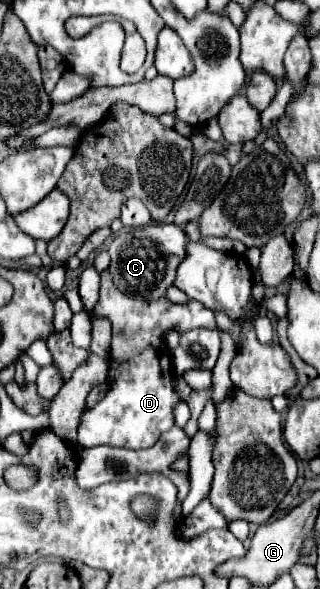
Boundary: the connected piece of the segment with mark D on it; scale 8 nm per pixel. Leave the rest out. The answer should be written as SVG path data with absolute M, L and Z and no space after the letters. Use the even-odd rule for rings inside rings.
M108 270L100 272L100 300L92 310L94 316L108 318L112 322L112 342L110 342L110 368L108 368L108 392L106 396L80 418L78 426L78 446L120 446L120 448L148 448L164 432L174 426L174 406L180 396L174 390L172 358L164 342L164 334L176 330L183 334L195 328L218 330L214 312L196 300L186 304L172 304L168 298L158 298L154 302L134 300L120 292ZM128 328L130 338L122 338L120 330Z

